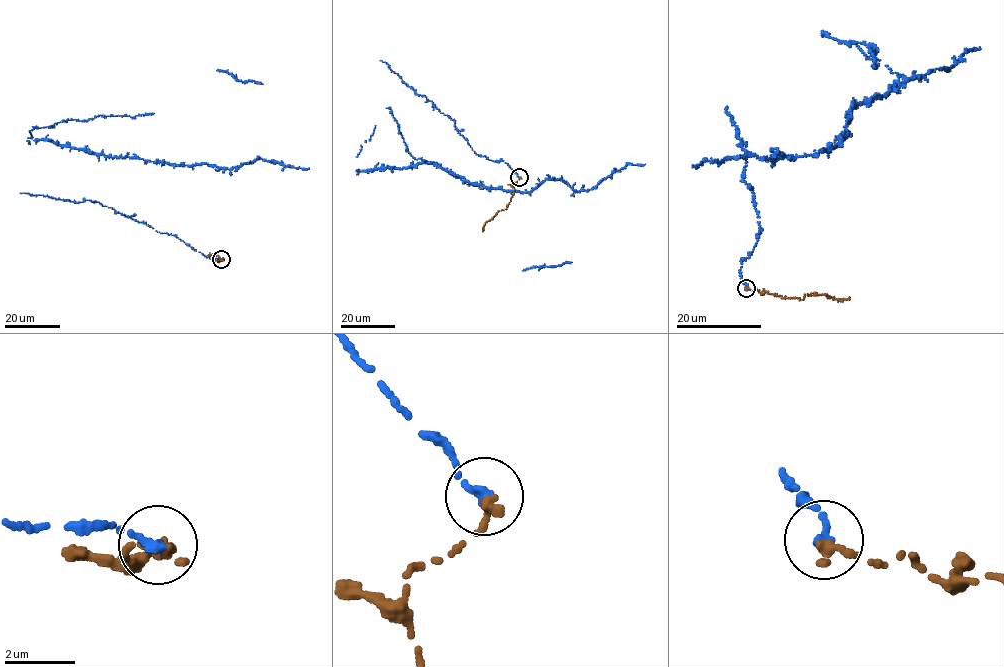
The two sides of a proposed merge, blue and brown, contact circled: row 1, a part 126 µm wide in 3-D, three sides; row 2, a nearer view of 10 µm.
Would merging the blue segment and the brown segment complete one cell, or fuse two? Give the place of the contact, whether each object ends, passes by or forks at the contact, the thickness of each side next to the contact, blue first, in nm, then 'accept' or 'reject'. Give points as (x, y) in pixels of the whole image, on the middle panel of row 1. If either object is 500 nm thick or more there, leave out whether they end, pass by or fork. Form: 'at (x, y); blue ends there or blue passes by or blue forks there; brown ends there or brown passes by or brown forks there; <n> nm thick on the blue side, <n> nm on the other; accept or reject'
at (519, 177); blue ends there; brown ends there; 280 nm thick on the blue side, 320 nm on the other; reject

